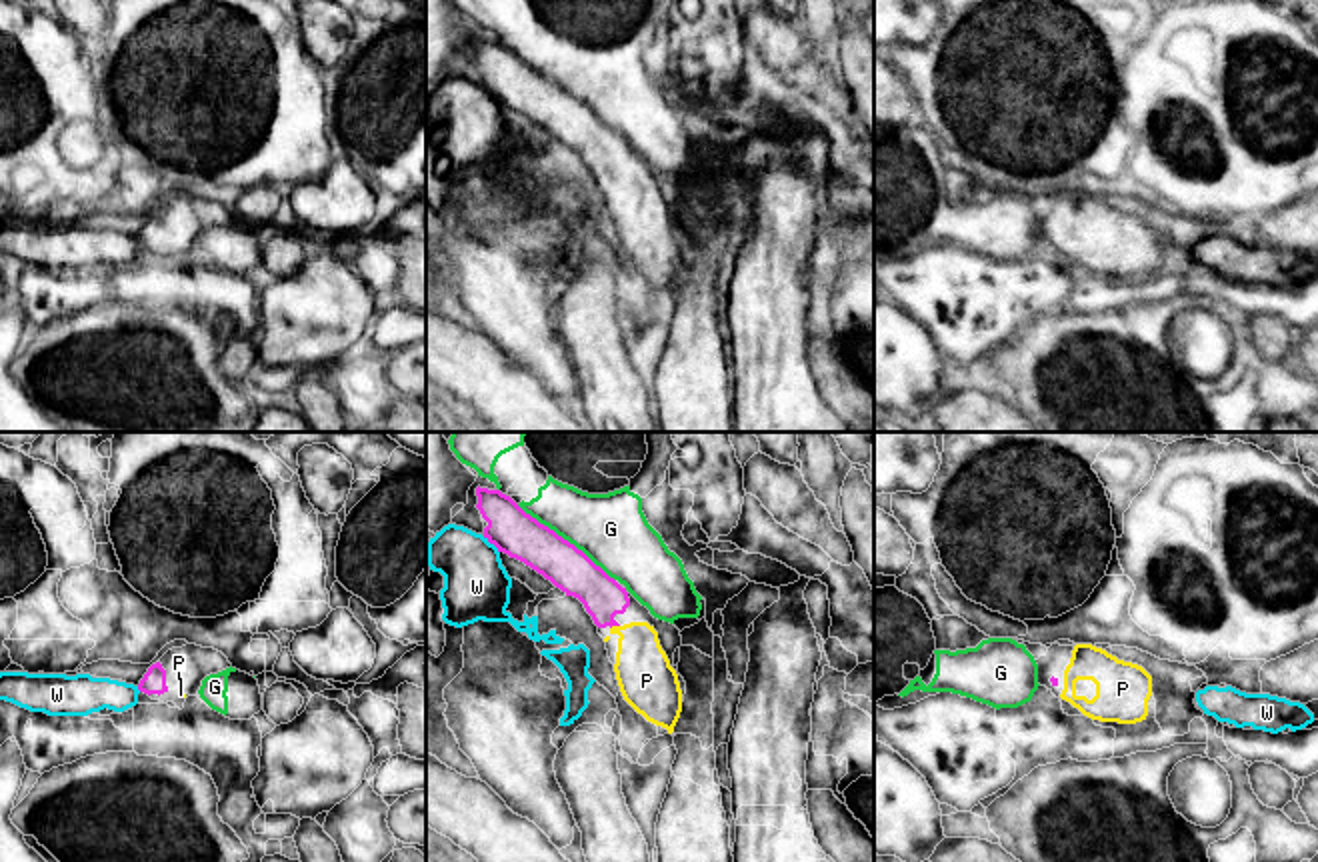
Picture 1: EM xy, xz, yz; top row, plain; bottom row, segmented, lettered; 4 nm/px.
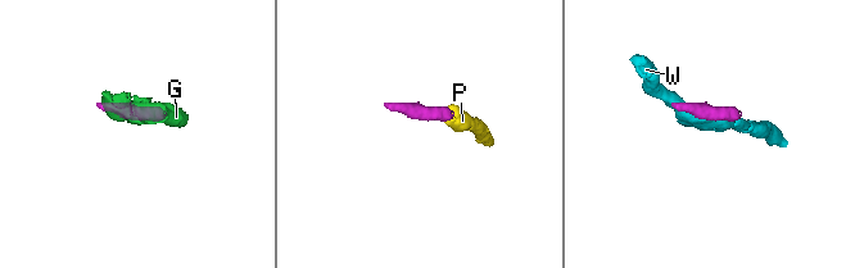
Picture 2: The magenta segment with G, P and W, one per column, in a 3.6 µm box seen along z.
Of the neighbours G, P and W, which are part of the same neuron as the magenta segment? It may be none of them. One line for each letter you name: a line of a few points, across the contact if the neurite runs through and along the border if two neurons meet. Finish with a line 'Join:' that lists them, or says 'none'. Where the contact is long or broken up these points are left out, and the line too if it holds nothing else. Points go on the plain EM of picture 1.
P: xz (602, 148), (602, 164), (614, 176), (638, 200), (642, 222)
Join: P

